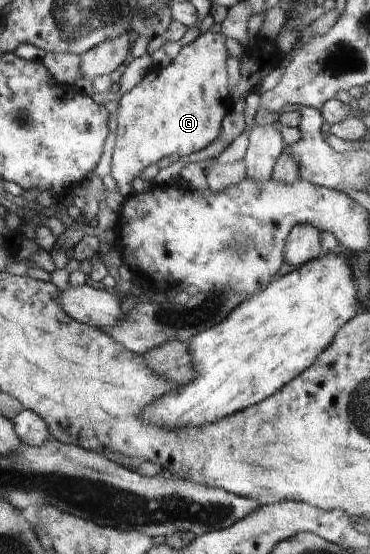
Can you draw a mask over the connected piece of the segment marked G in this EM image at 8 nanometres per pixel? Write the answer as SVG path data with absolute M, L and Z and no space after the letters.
M208 31L200 35L193 43L186 46L174 64L170 66L154 66L144 81L131 92L120 97L119 126L116 147L113 154L113 178L117 181L121 194L128 198L136 192L133 186L140 174L172 154L179 157L192 156L208 148L212 142L218 140L221 134L220 120L226 114L226 108L218 104L220 90L226 90L226 62L228 62L228 48L226 36L220 32L212 34Z

